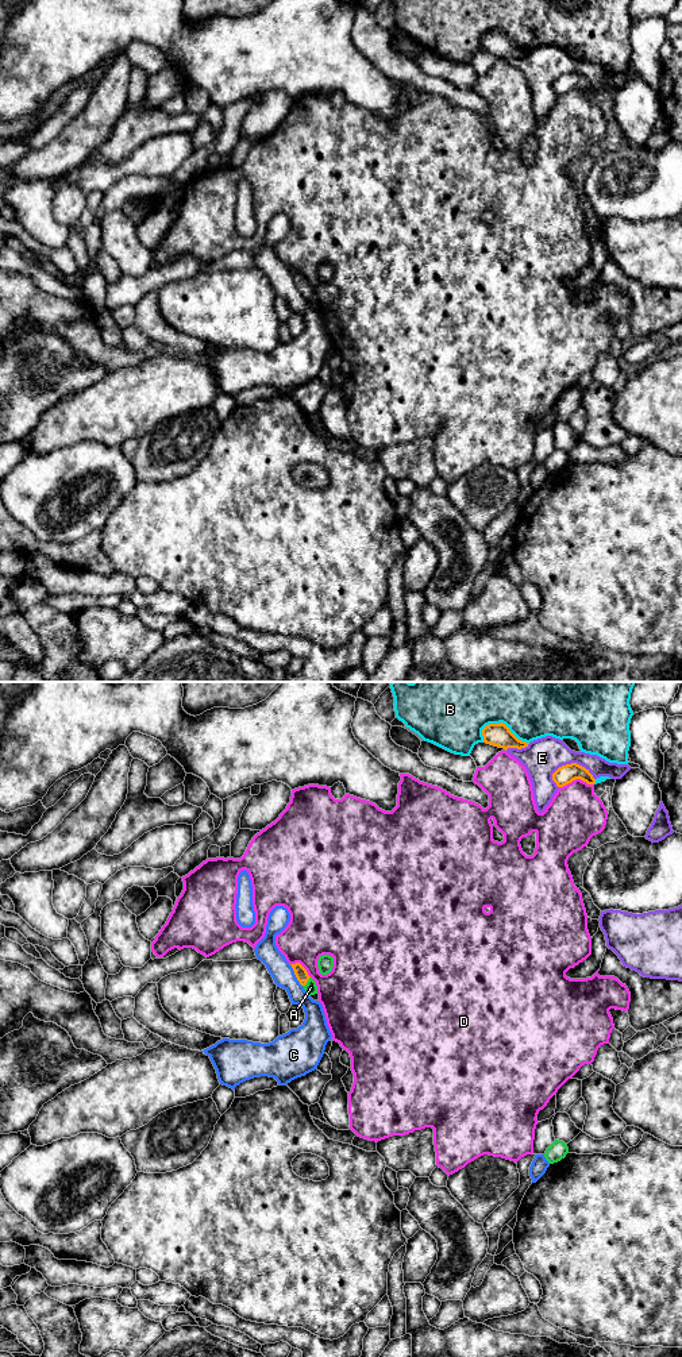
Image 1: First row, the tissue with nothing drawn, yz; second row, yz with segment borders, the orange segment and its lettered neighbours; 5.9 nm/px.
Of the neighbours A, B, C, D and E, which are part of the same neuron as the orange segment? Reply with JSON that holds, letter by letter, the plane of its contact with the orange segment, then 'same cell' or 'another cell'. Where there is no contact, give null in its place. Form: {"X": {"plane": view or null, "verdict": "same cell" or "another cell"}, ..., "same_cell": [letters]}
{"A": {"plane": "yz", "verdict": "same cell"}, "B": {"plane": "yz", "verdict": "another cell"}, "C": {"plane": "yz", "verdict": "another cell"}, "D": {"plane": "yz", "verdict": "another cell"}, "E": {"plane": "yz", "verdict": "another cell"}, "same_cell": ["A"]}

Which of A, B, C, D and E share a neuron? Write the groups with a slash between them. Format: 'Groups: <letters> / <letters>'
Groups: A / B / C / D / E

